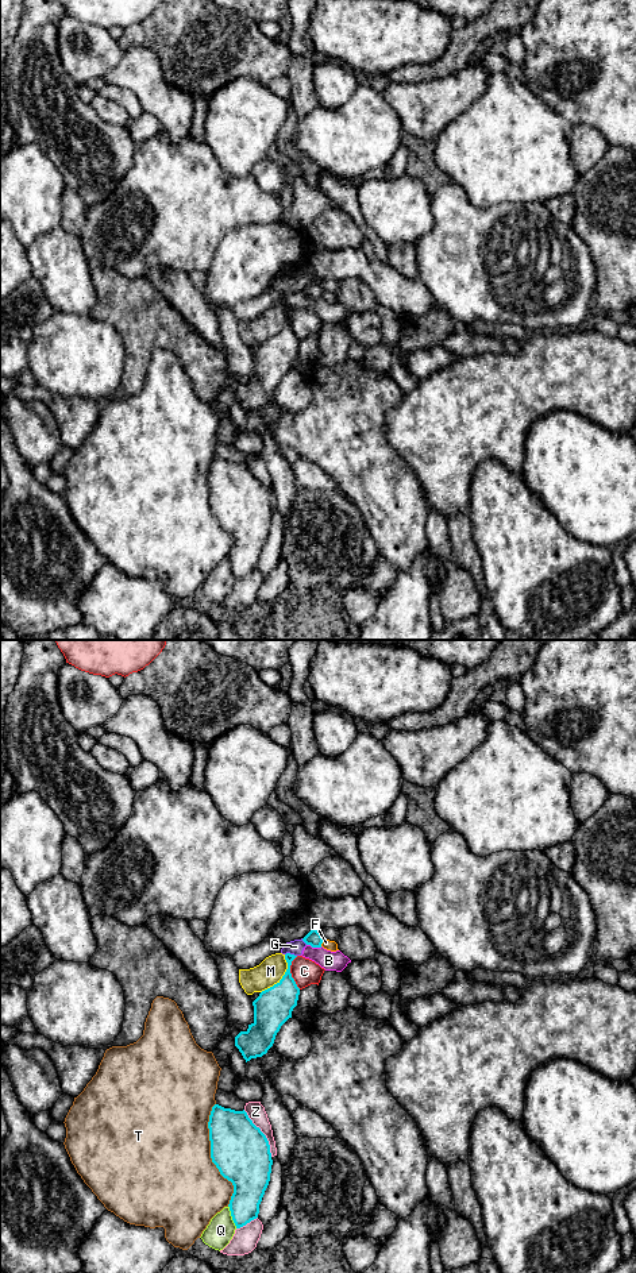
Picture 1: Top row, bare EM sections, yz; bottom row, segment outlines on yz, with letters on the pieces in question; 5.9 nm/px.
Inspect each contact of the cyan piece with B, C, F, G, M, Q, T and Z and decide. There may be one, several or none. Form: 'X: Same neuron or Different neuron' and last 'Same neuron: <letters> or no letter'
B: Different neuron
C: Different neuron
F: Different neuron
G: Different neuron
M: Different neuron
Q: Different neuron
T: Different neuron
Z: Different neuron
Same neuron: no letter

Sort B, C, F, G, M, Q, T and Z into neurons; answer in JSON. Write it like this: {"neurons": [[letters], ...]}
{"neurons": [["B", "G"], ["C"], ["F"], ["M"], ["Q"], ["T"], ["Z"]]}

